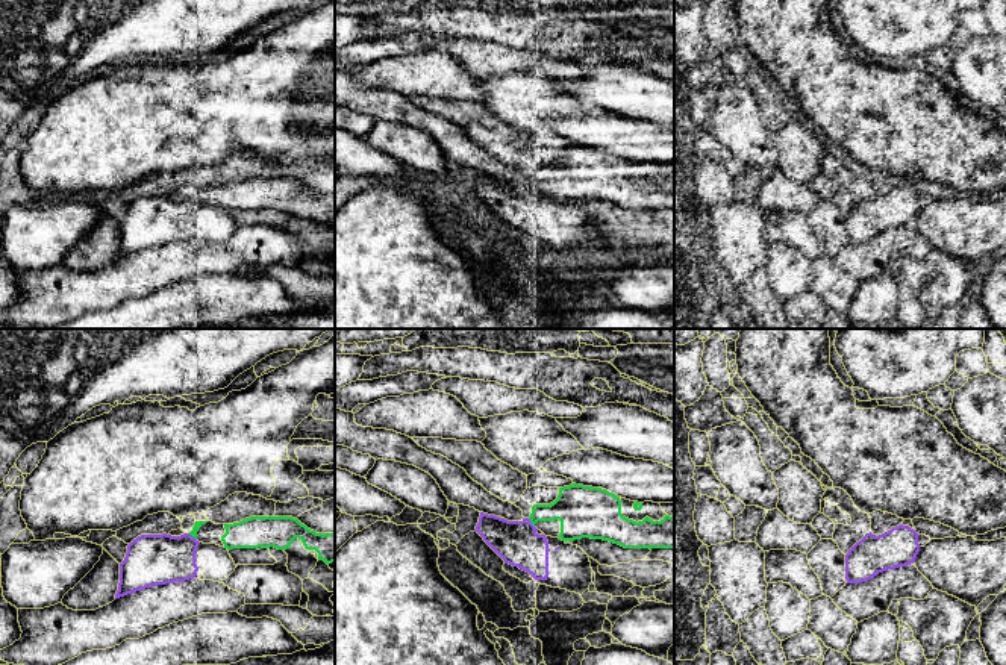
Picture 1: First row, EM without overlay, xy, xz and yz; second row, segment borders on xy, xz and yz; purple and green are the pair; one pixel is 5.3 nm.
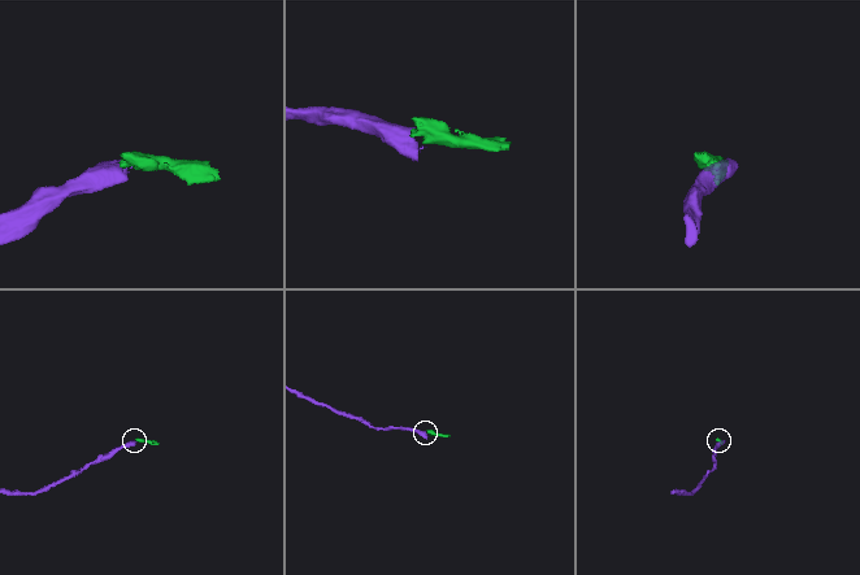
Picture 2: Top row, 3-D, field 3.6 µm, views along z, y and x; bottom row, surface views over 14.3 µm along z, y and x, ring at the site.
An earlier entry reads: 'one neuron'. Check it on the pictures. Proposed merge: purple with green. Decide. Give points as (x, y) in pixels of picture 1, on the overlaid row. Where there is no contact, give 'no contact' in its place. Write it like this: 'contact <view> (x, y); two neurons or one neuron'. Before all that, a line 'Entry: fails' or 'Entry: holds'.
Entry: fails
contact xz (531, 523); two neurons

